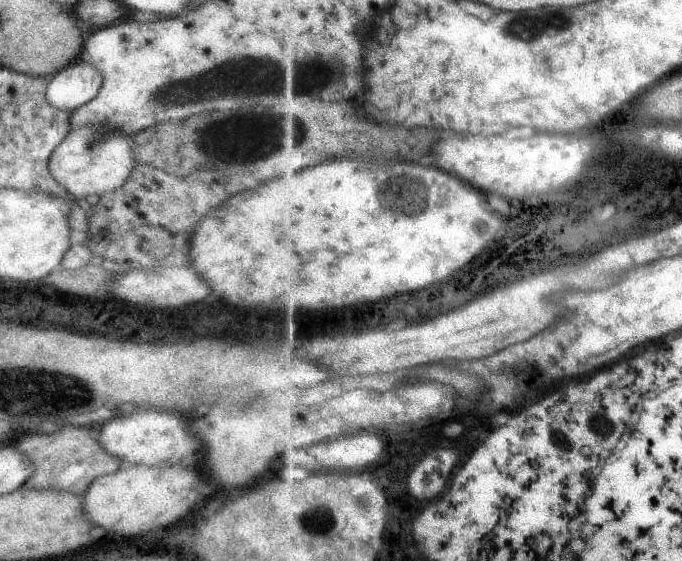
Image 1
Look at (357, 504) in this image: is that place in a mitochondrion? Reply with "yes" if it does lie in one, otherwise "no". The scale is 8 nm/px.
yes

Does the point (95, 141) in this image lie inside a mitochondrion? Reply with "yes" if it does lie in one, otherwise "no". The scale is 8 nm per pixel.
yes

